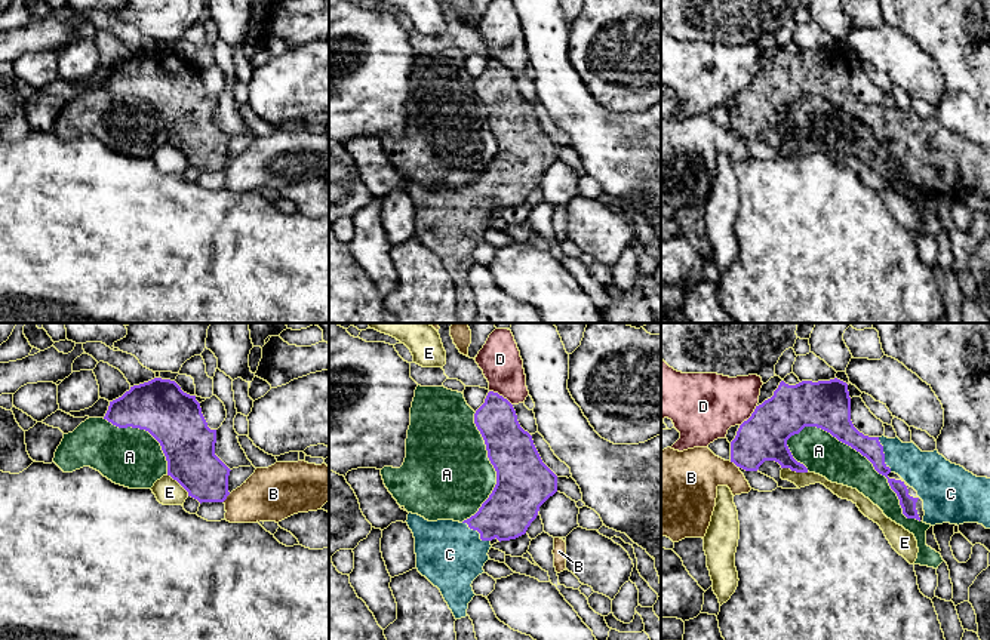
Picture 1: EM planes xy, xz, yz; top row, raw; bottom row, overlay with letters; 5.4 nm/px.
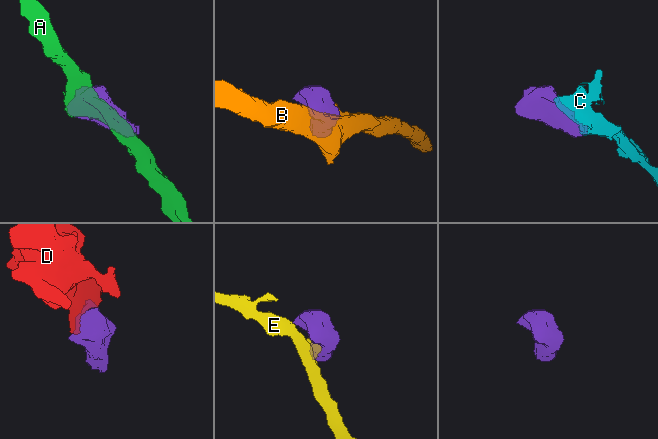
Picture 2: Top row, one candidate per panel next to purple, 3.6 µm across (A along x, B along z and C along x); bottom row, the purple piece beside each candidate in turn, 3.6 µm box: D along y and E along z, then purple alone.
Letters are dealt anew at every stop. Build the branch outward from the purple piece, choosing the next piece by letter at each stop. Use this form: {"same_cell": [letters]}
{"same_cell": ["C"]}

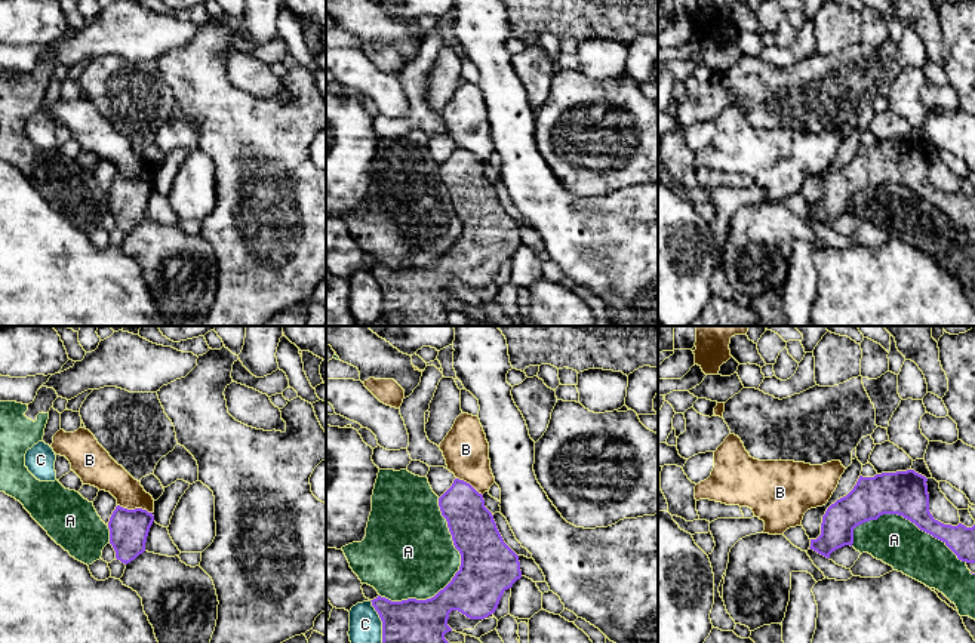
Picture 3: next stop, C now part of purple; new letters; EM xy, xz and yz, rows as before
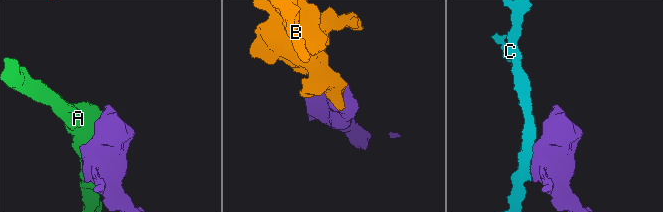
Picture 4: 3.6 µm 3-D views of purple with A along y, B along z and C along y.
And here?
{"same_cell": []}

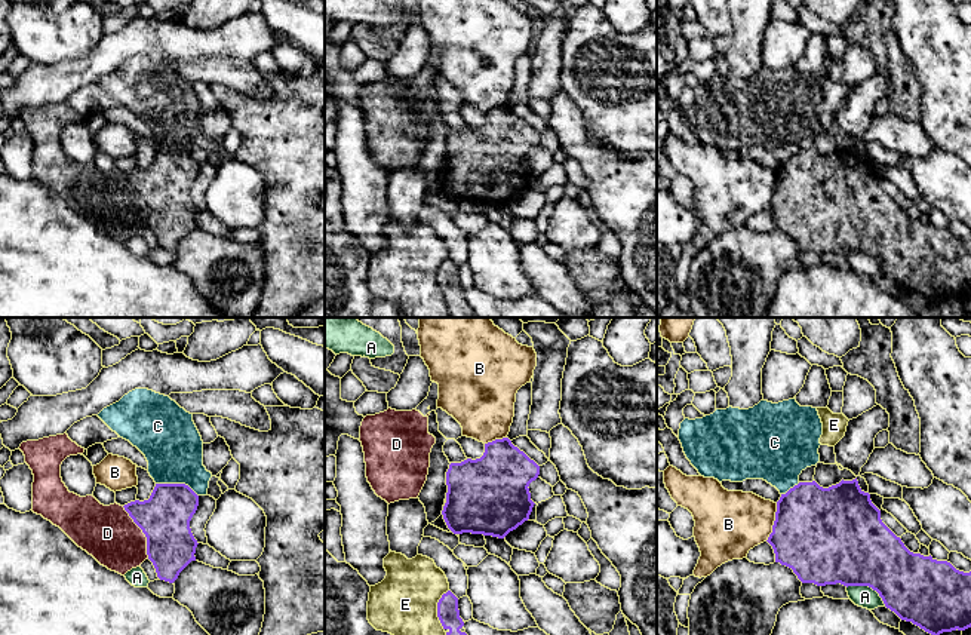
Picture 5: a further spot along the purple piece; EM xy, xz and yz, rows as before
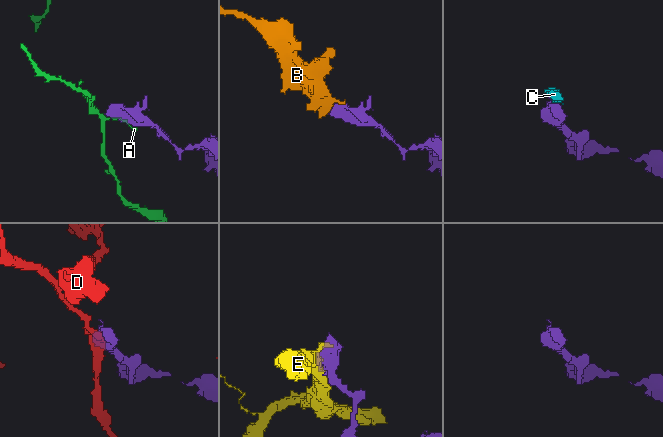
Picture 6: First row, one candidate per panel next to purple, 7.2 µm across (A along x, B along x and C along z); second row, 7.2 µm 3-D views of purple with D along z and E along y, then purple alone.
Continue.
{"same_cell": []}

